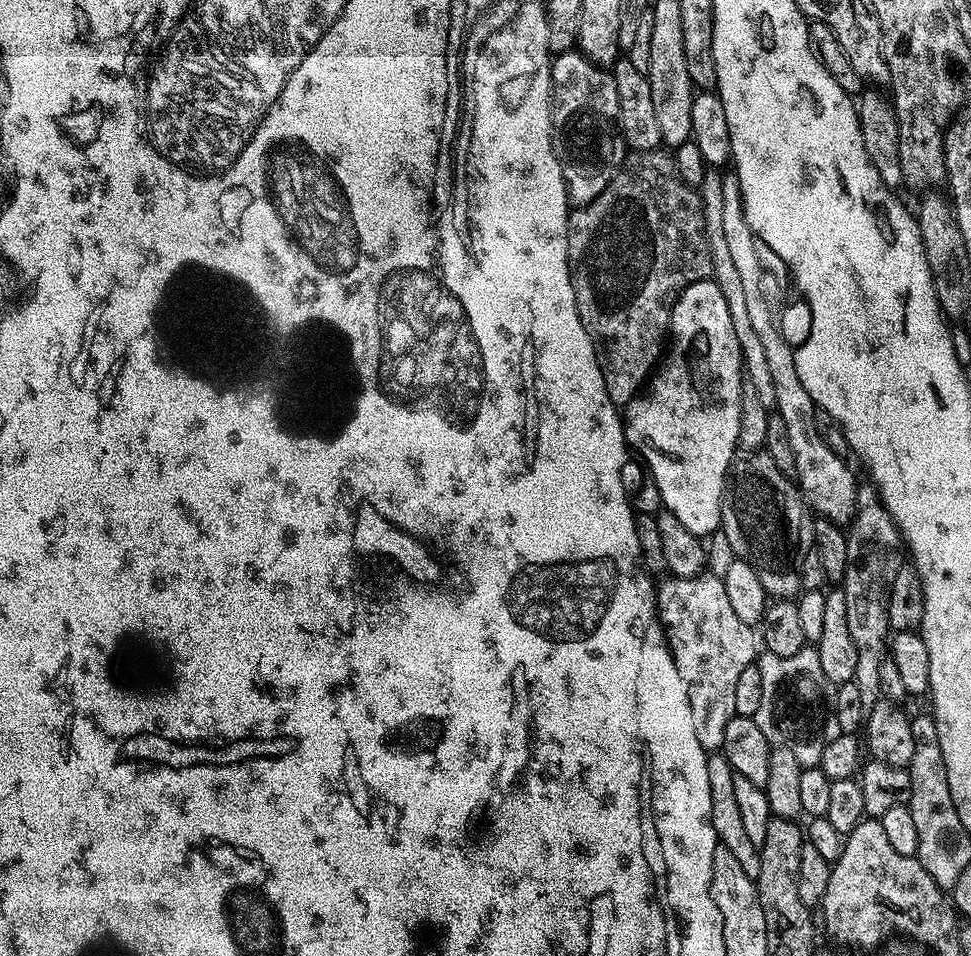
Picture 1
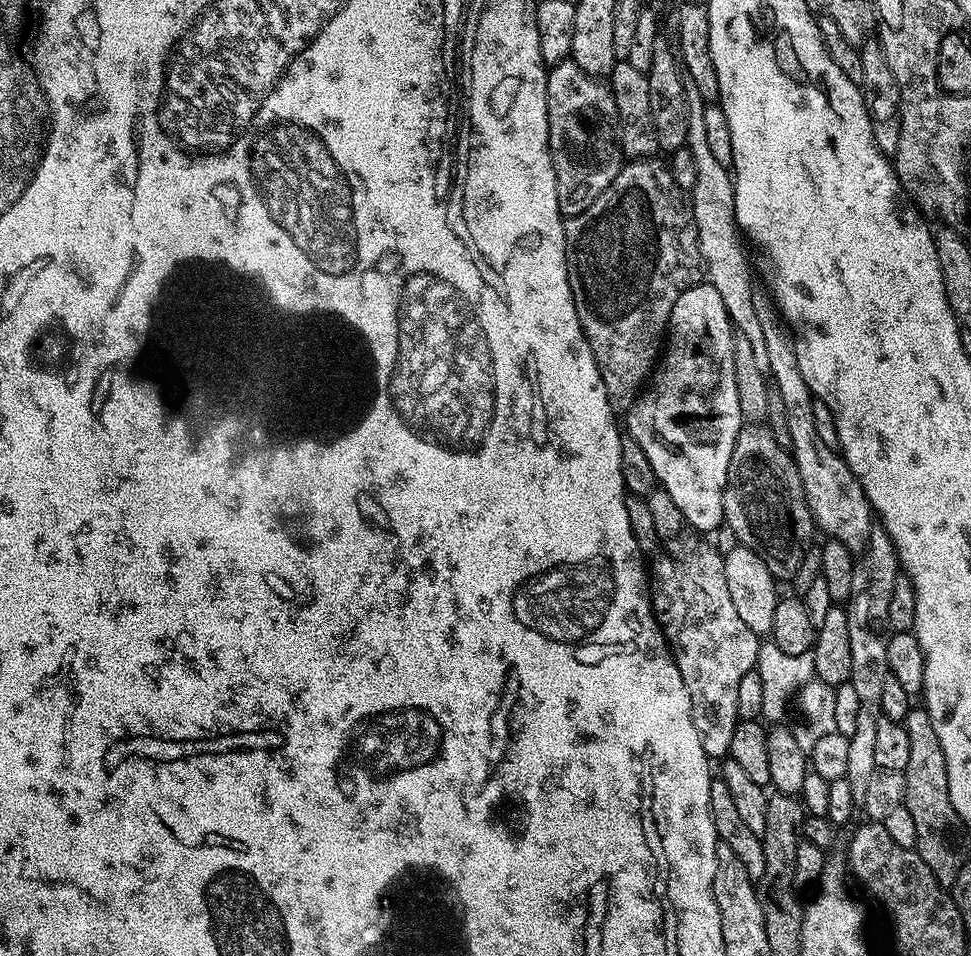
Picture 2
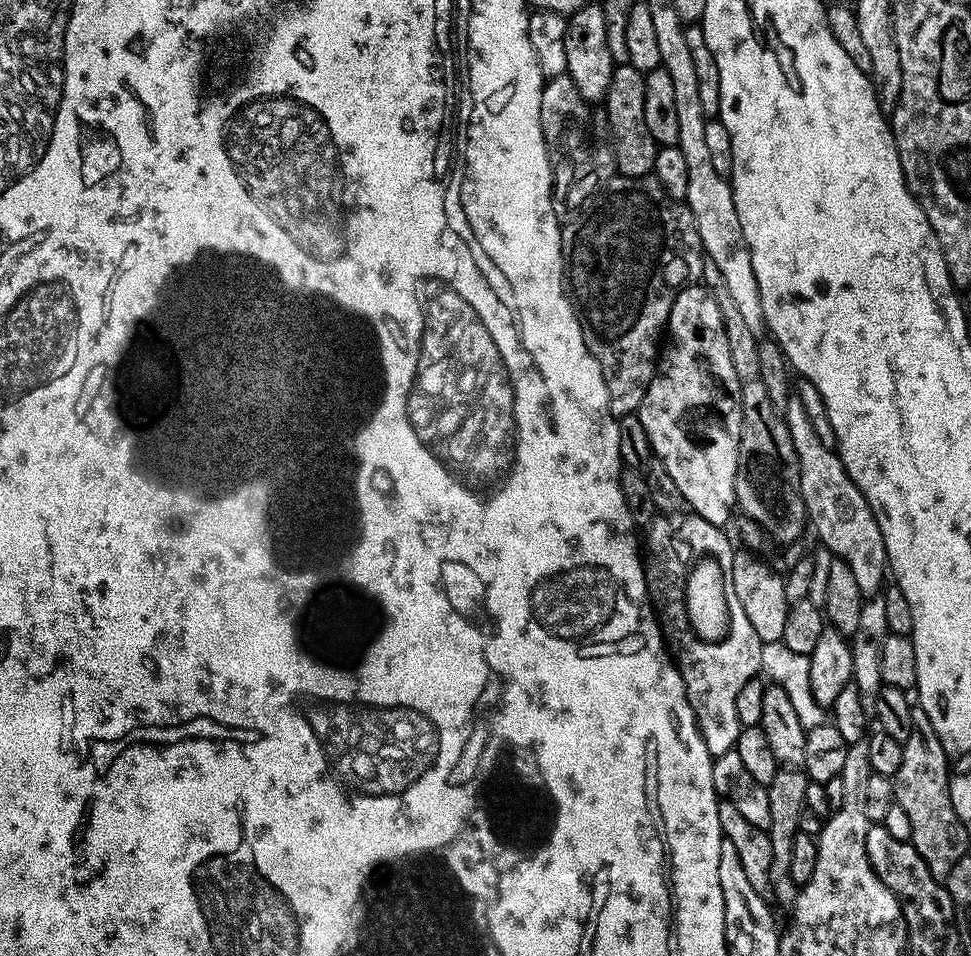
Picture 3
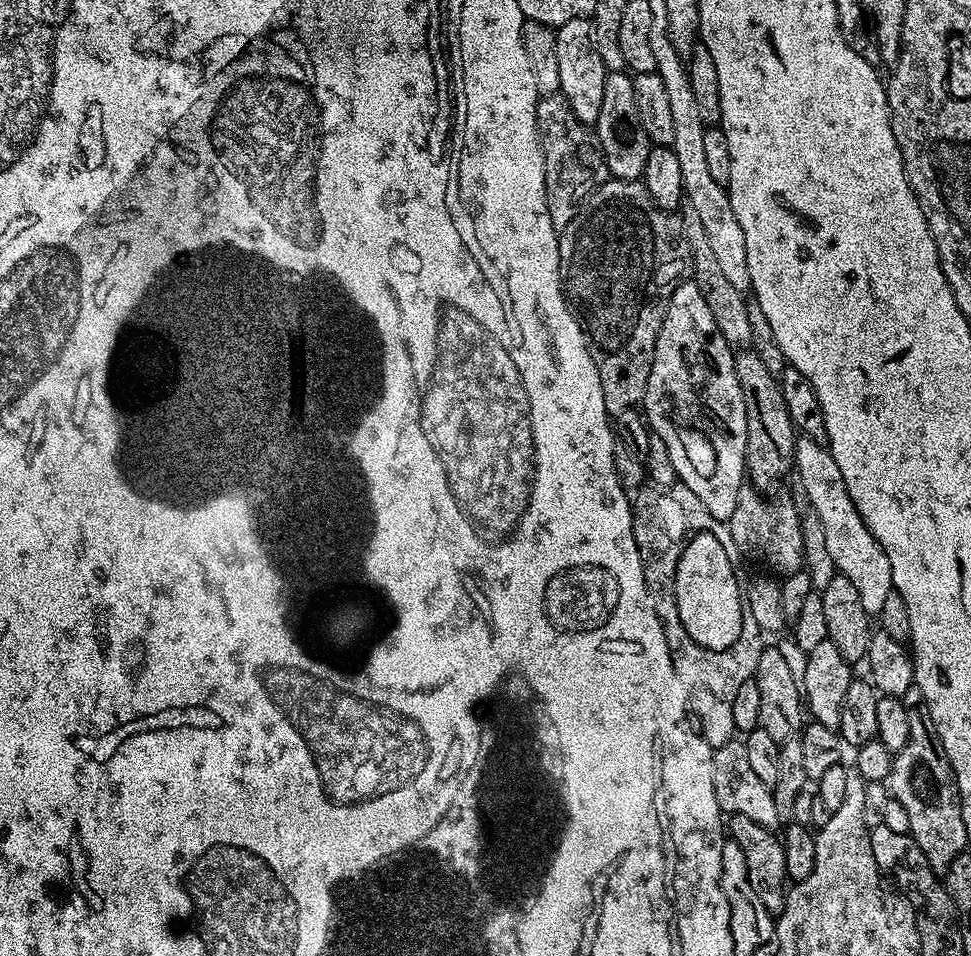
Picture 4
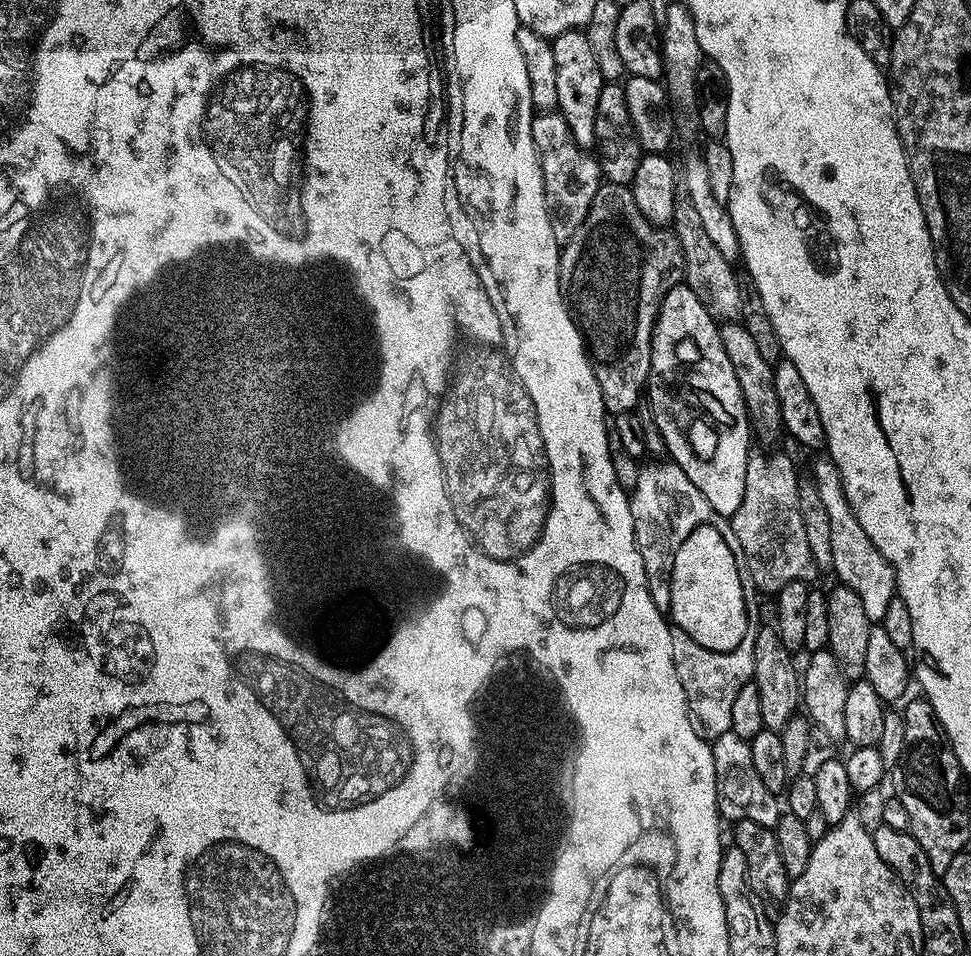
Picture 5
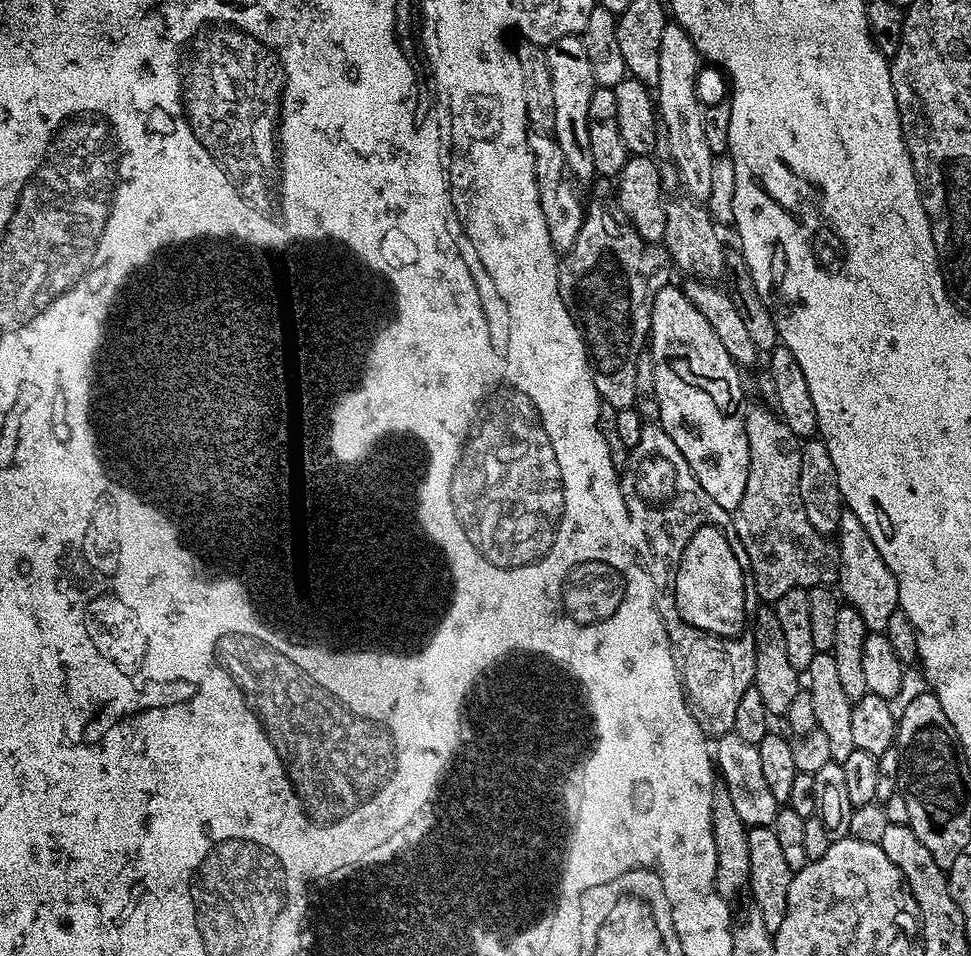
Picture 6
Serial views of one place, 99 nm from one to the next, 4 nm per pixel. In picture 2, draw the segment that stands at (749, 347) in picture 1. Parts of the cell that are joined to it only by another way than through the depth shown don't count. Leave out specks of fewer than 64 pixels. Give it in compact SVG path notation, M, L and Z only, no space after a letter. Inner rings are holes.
M690 82L685 83L684 93L688 103L688 142L686 146L690 150L690 154L694 154L694 167L698 170L698 178L694 178L694 186L690 193L690 203L698 230L698 242L700 243L700 253L704 259L706 280L707 283L714 286L714 290L718 290L718 295L722 297L722 306L726 306L735 331L750 341L750 346L753 348L755 356L758 357L758 370L767 373L766 333L762 330L762 322L758 320L758 310L755 309L757 289L752 286L752 268L748 265L747 254L744 253L745 241L742 239L742 229L736 222L734 177L729 168L722 166L722 162L718 162L718 158L714 158L714 154L706 142L706 118L704 117L706 102L702 98L702 94L698 94L698 86L694 86Z

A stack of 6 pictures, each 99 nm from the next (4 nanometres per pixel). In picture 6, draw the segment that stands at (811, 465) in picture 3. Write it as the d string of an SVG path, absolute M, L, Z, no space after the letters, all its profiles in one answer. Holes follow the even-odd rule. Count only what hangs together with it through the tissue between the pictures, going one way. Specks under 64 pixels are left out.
M841 511L839 536L839 595L846 601L847 607L862 614L862 622L866 622L869 632L883 632L884 627L890 622L890 614L894 614L900 607L898 582L886 566L882 554L878 554L878 546L874 546L870 534L866 534L866 526L862 526L862 522L858 522L856 515L850 511Z

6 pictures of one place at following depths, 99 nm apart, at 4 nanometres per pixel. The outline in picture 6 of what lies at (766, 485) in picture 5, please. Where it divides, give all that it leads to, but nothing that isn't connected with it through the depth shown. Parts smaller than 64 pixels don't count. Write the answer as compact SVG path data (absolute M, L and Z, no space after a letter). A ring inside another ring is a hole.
M769 408L747 409L744 418L748 439L746 491L742 494L742 502L738 502L736 511L732 513L734 530L742 542L742 550L746 550L747 567L752 568L751 583L752 580L756 583L756 592L764 602L774 602L782 598L786 590L831 585L840 575L837 545L829 537L818 534L814 526L810 526L810 518L806 518L806 510L802 506L798 490L798 474L802 470L801 437L796 436L794 430L790 430L790 426L786 426L786 422Z

